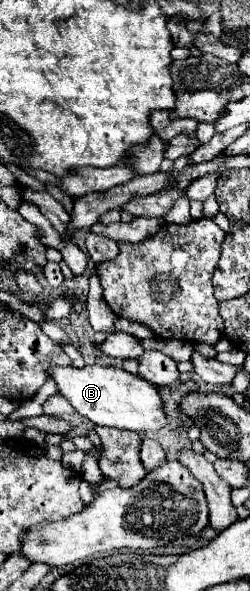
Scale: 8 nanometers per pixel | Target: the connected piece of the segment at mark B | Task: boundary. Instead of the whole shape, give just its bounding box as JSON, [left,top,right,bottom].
[47,365,167,431]

